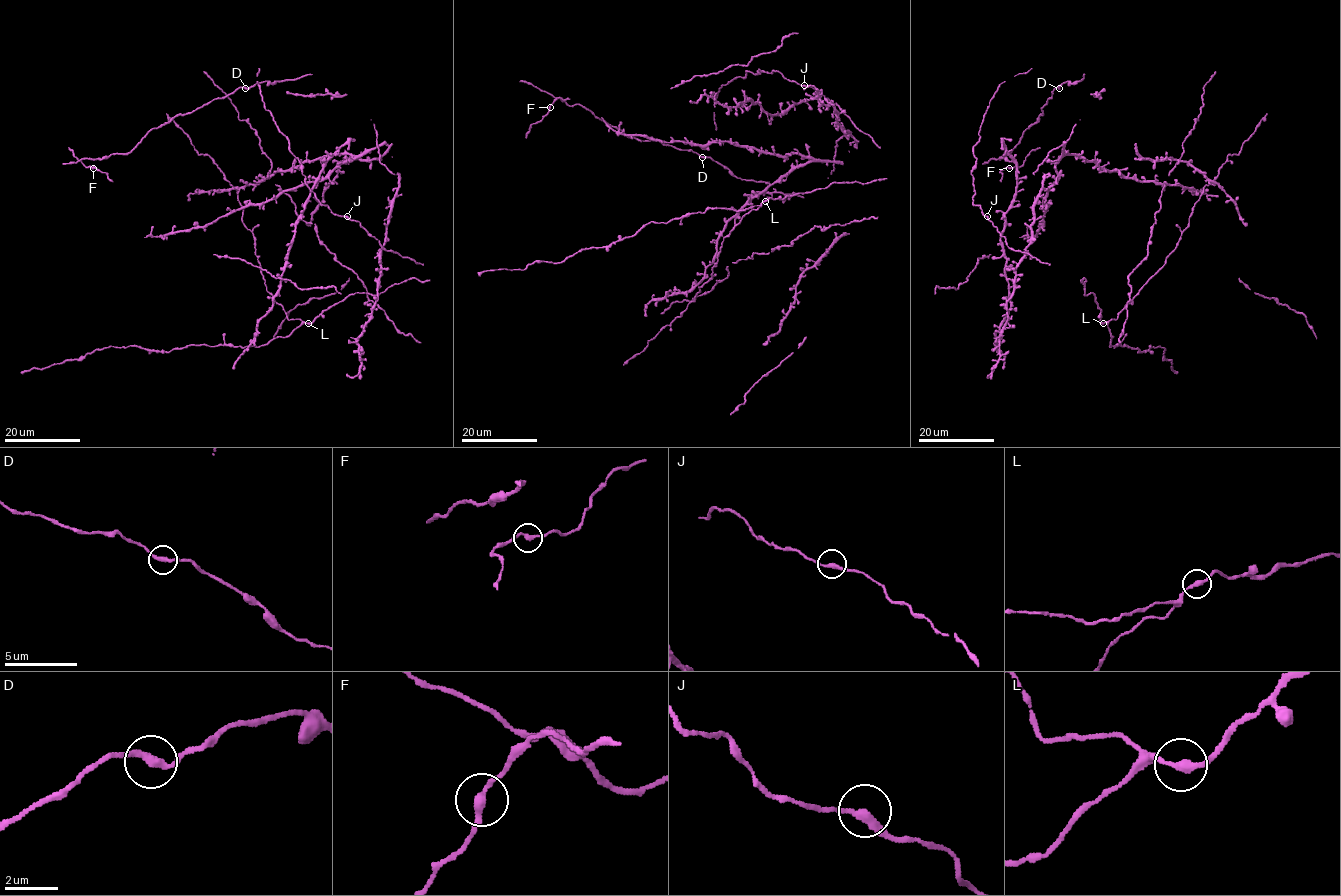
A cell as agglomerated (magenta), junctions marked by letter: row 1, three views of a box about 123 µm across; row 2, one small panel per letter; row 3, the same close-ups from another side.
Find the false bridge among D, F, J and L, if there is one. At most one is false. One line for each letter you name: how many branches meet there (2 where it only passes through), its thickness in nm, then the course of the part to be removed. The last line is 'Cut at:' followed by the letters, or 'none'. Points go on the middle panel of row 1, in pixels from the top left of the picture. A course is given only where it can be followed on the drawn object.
Cut at: none

